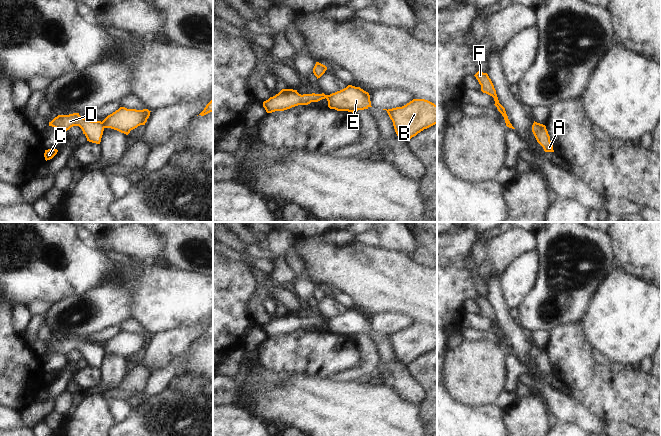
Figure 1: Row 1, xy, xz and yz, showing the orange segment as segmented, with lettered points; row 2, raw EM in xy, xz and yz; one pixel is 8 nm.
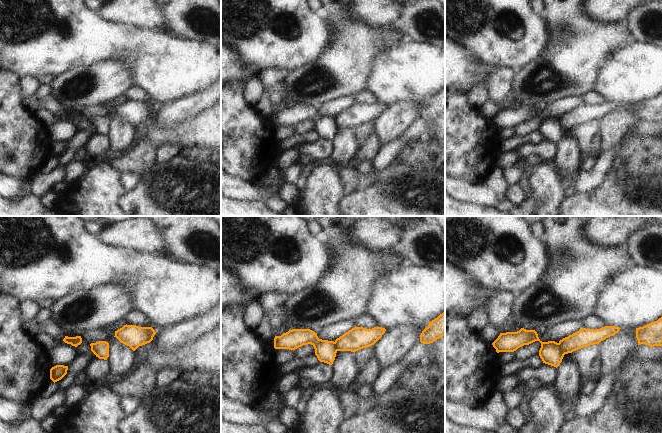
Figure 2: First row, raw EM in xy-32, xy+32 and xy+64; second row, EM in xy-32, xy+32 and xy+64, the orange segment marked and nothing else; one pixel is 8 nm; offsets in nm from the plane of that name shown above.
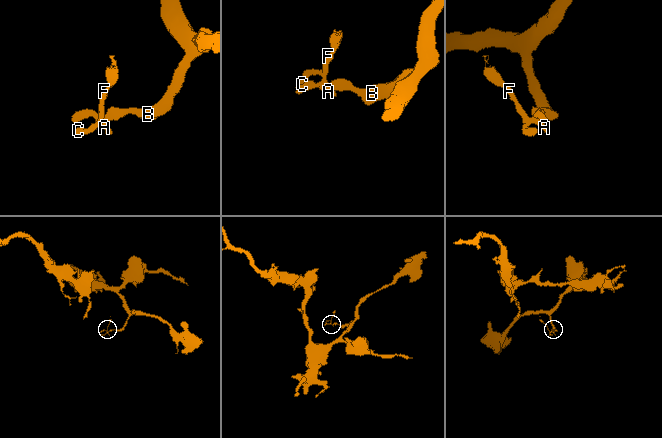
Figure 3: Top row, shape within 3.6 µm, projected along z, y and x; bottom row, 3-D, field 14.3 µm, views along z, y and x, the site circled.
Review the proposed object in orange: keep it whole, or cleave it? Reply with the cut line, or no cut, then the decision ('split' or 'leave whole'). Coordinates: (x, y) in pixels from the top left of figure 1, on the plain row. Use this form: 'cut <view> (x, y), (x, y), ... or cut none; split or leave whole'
cut xy (101, 346), (104, 351); split

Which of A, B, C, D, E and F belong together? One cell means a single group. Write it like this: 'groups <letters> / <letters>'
groups A C D F / B E

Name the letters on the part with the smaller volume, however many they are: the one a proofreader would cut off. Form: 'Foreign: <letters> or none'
Foreign: A, C, D, F

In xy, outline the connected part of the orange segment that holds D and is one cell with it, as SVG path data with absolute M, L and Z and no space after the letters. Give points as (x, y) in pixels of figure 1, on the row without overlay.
M79 337L69 339L58 339L51 346L49 350L64 355L69 354L73 350L79 350L83 358L86 360L87 365L100 368L103 359L104 351L101 345L91 345L83 342Z

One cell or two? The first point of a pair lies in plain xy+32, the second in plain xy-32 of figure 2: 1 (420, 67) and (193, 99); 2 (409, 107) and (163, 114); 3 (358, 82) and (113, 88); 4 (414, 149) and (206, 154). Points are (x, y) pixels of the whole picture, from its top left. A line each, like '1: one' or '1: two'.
1: two
2: one
3: one
4: one

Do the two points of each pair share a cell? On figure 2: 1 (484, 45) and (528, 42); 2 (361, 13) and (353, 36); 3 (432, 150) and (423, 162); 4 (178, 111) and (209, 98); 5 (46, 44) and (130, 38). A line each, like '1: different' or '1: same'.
1: same
2: different
3: same
4: same
5: same

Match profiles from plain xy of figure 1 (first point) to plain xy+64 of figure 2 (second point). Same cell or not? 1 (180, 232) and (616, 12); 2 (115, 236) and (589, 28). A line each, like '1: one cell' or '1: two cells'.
1: two cells
2: two cells

